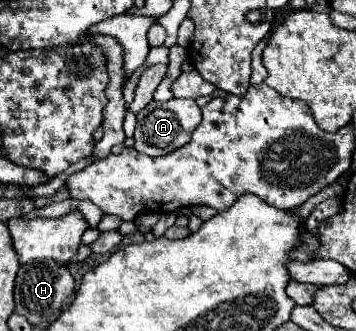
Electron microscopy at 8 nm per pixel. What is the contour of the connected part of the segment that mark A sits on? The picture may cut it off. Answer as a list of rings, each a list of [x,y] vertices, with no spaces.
[[[172,98],[168,102],[150,102],[138,114],[136,132],[134,132],[134,140],[136,140],[134,148],[146,156],[164,156],[168,152],[174,152],[190,140],[192,130],[200,124],[200,120],[202,120],[200,108],[192,98],[184,98],[184,100]]]

